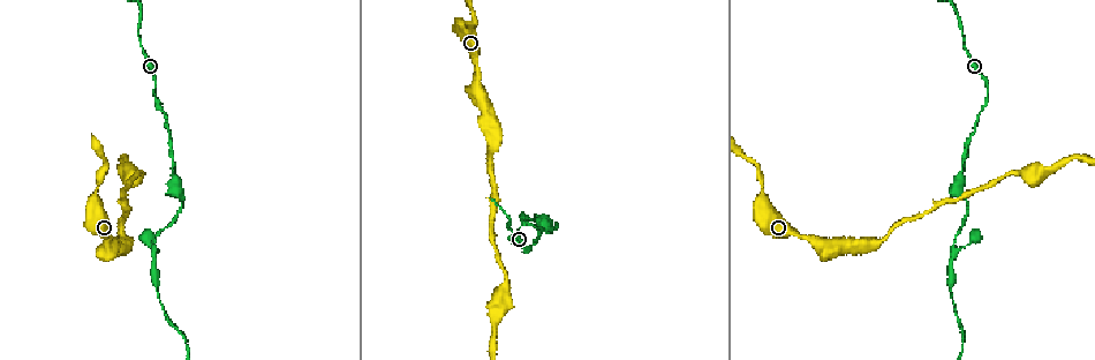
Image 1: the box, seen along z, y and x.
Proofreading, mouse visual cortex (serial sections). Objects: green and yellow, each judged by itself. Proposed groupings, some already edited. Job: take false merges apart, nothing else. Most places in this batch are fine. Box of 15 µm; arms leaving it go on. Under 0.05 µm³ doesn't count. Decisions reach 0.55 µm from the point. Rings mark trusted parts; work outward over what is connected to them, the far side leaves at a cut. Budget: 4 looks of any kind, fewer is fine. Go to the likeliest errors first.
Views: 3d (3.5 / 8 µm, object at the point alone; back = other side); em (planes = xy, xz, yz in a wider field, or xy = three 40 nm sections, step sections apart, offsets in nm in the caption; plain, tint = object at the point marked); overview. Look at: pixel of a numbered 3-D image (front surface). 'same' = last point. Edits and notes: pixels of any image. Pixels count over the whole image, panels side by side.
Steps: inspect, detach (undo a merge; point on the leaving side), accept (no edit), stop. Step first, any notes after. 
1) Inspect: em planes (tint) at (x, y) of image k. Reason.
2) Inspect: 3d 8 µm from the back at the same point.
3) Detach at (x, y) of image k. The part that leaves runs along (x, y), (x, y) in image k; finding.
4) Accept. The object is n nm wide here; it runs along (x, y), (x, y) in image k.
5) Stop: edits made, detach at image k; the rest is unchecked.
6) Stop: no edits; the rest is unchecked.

Inspect: 3d 3.5 µm at (953, 247) of image 1. Side arm on a straight run.

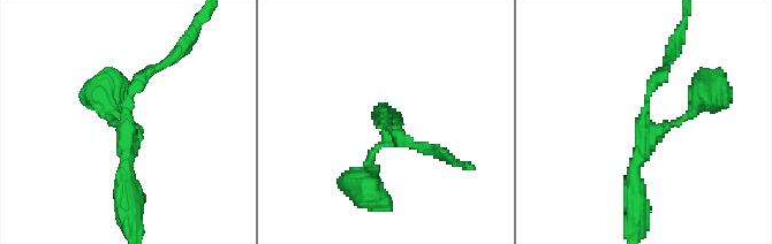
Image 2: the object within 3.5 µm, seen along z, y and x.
Inspect: em xy step 5 (tint) at (127, 125) of image 2. 3 arms meet here; the arms are 150, 200, 200 nm wide; need the tissue.

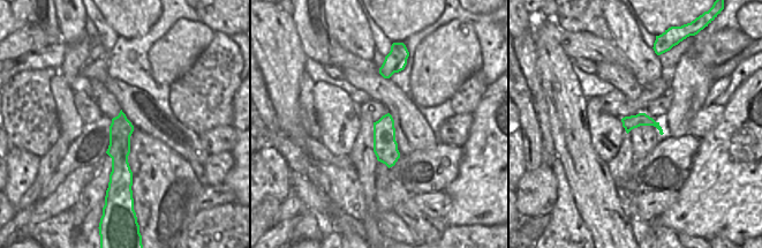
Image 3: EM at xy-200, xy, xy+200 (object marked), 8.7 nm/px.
Accept. It runs along (161, 63), (126, 106), (126, 201) in image 2; continuous, no second cell.

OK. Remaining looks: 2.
Inspect: 3d 8 µm at (98, 185) of image 1. Thin neck.

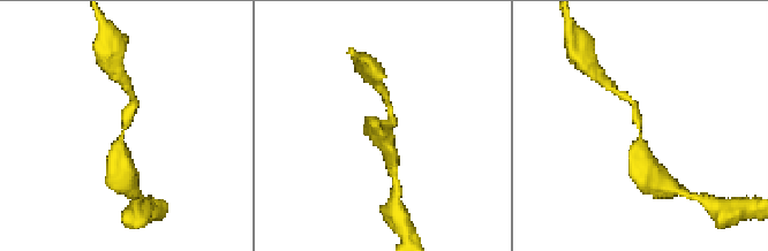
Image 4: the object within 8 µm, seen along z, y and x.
Inspect: em xy step 3 (tint) at (641, 132) of image 4. The arms are 250, 500 nm wide.

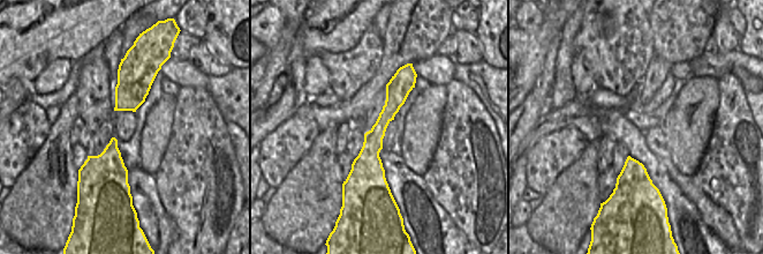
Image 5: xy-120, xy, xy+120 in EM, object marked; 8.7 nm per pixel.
Accept. It runs along (402, 72), (374, 137), (370, 187) in image 5; one cell here.

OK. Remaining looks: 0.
Stop: no edits; the rest is unchecked.

